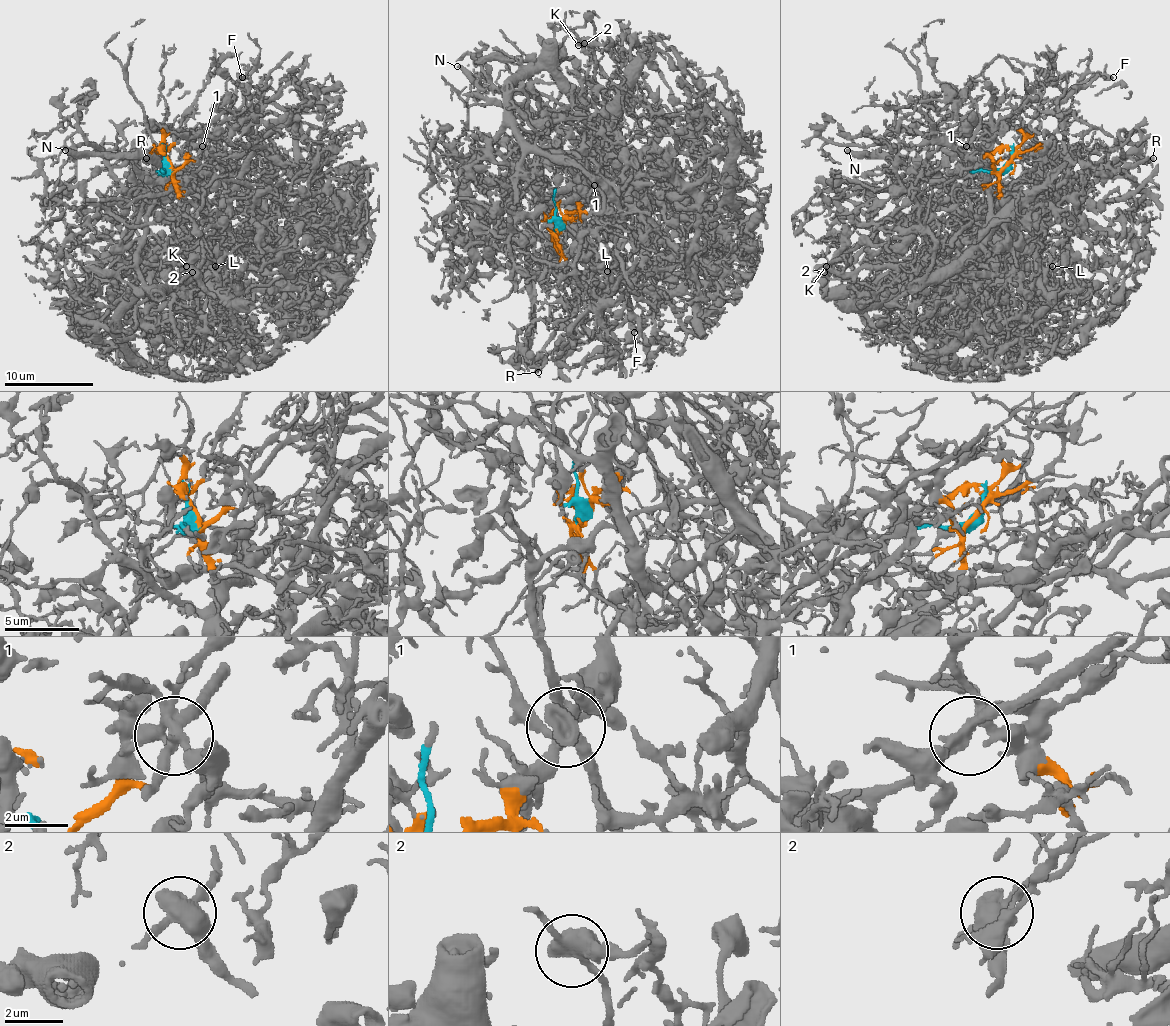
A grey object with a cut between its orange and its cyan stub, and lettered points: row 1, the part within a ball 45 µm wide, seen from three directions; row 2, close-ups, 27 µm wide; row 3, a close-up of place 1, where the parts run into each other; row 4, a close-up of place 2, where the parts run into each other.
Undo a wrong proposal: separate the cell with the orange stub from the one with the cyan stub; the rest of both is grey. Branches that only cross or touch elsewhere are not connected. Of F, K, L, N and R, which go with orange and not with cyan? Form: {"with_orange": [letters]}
{"with_orange": ["K", "L", "R"]}

